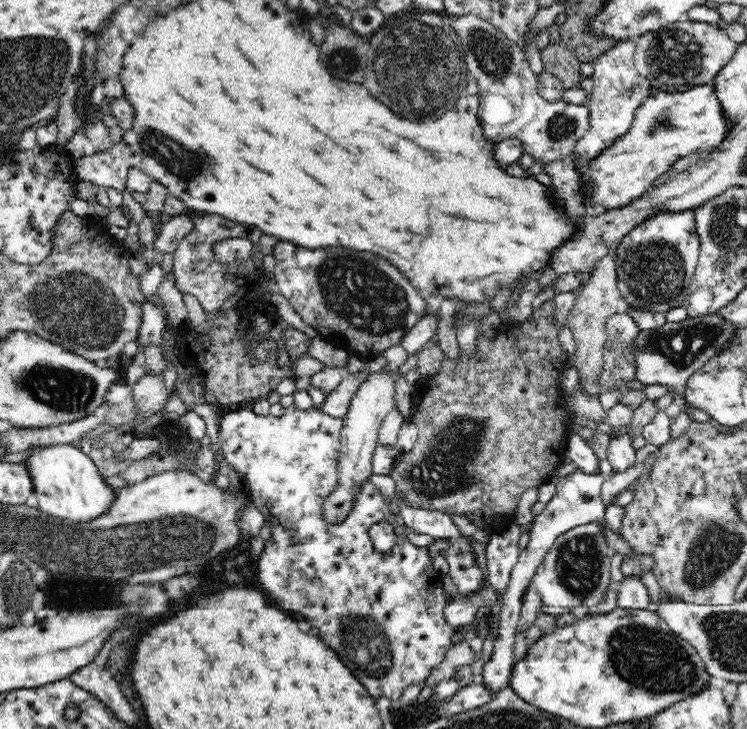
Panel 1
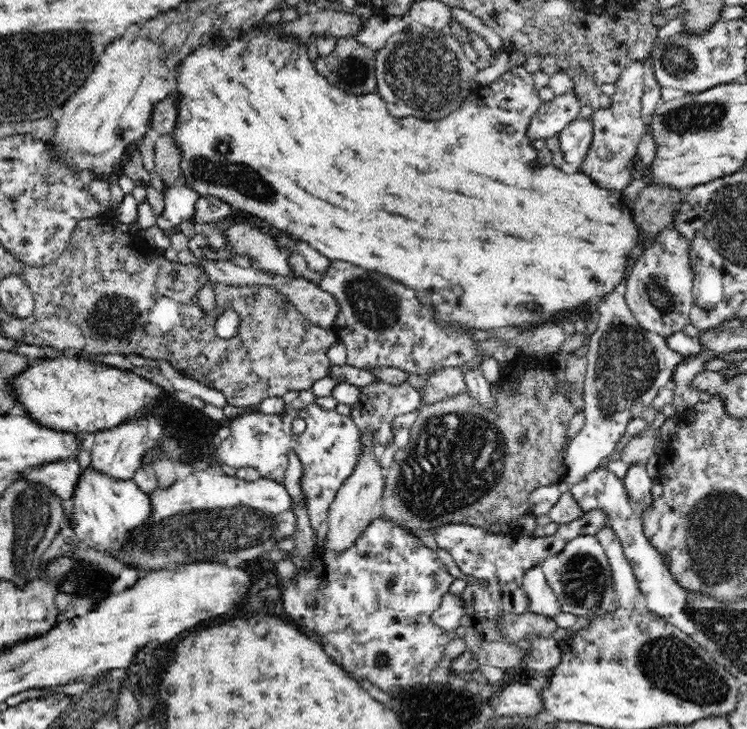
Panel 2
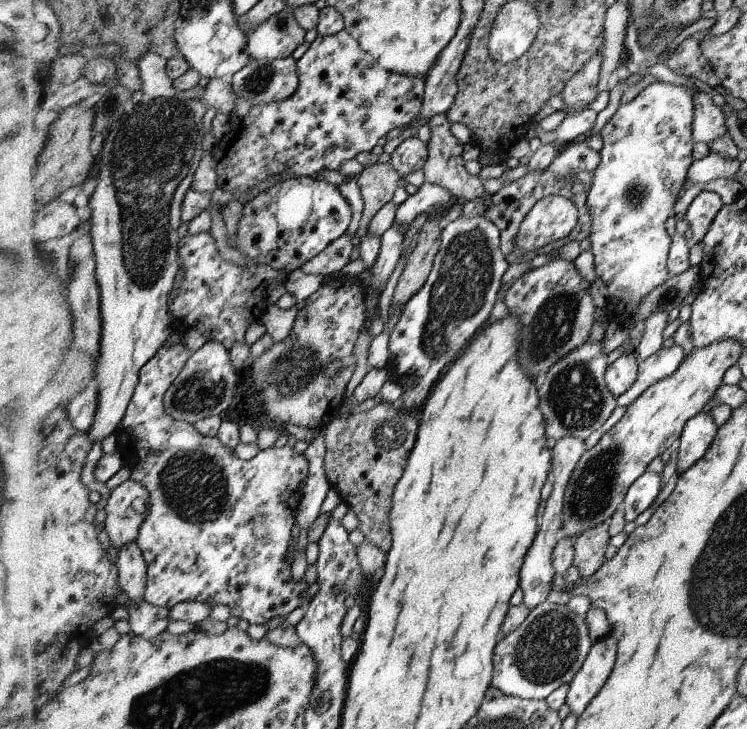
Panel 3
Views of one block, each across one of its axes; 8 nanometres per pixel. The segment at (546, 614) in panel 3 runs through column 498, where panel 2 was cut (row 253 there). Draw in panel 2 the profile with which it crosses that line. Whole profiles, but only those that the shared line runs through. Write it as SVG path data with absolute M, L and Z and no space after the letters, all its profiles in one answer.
M673 227L660 231L651 242L648 258L638 262L636 270L632 270L632 278L628 278L624 298L641 328L665 340L690 324L694 297L689 241Z

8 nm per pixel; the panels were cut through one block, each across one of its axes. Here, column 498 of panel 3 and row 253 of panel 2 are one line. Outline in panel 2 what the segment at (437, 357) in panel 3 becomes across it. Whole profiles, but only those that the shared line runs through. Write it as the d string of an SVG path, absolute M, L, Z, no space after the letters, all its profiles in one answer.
M236 224L232 228L224 227L224 250L231 260L238 264L250 265L260 269L260 272L268 273L269 276L292 276L290 266L286 262L288 250L278 250L276 242L260 230L252 228L252 224Z

